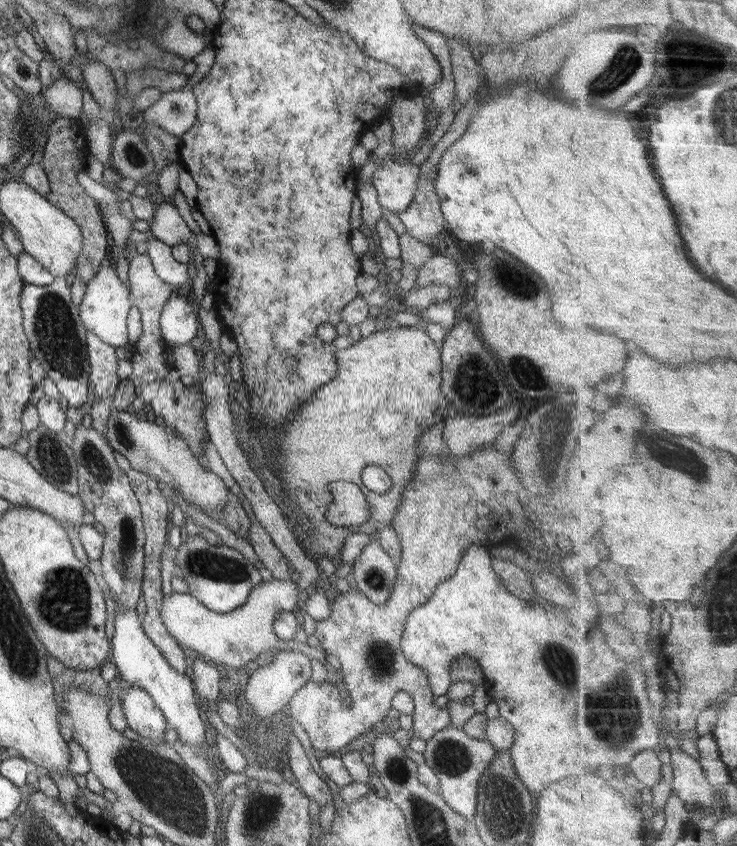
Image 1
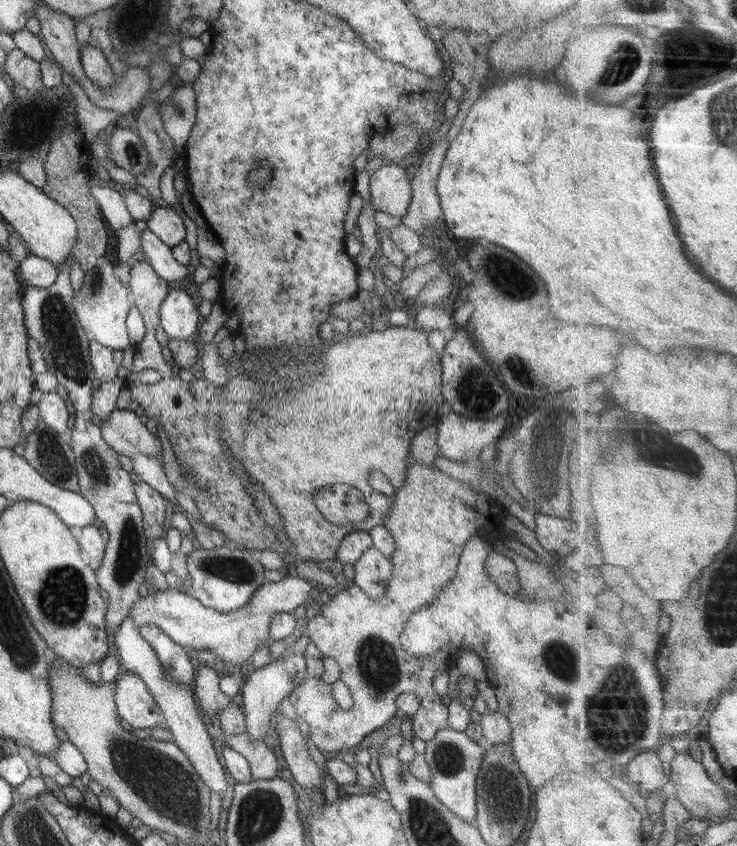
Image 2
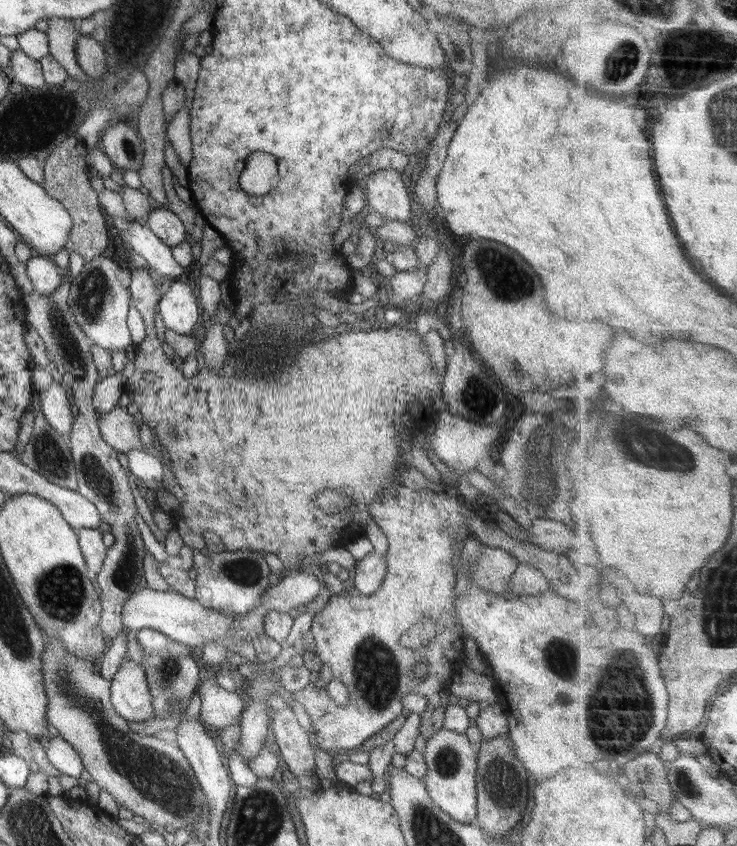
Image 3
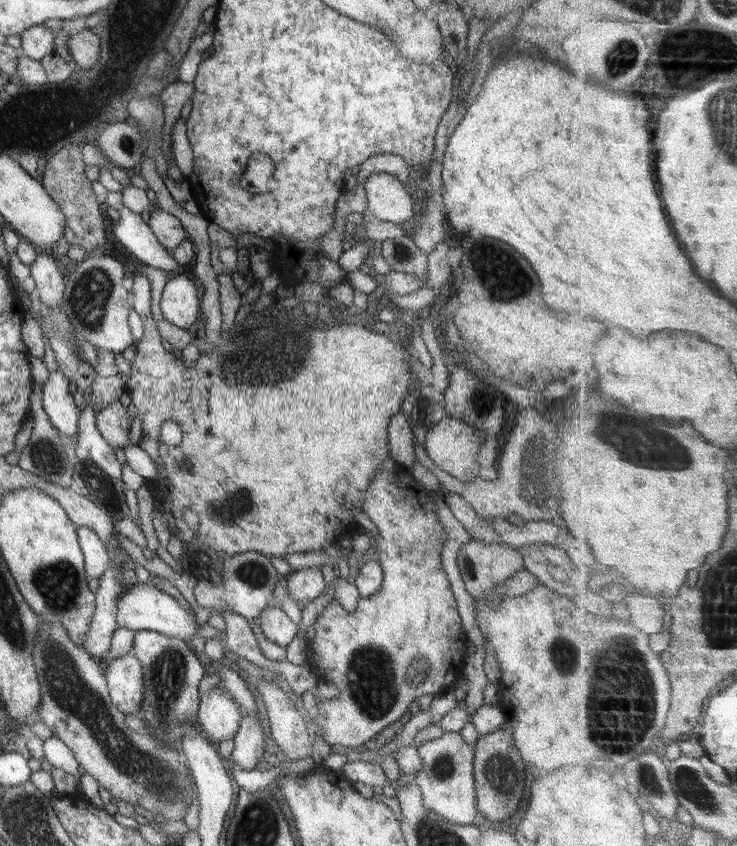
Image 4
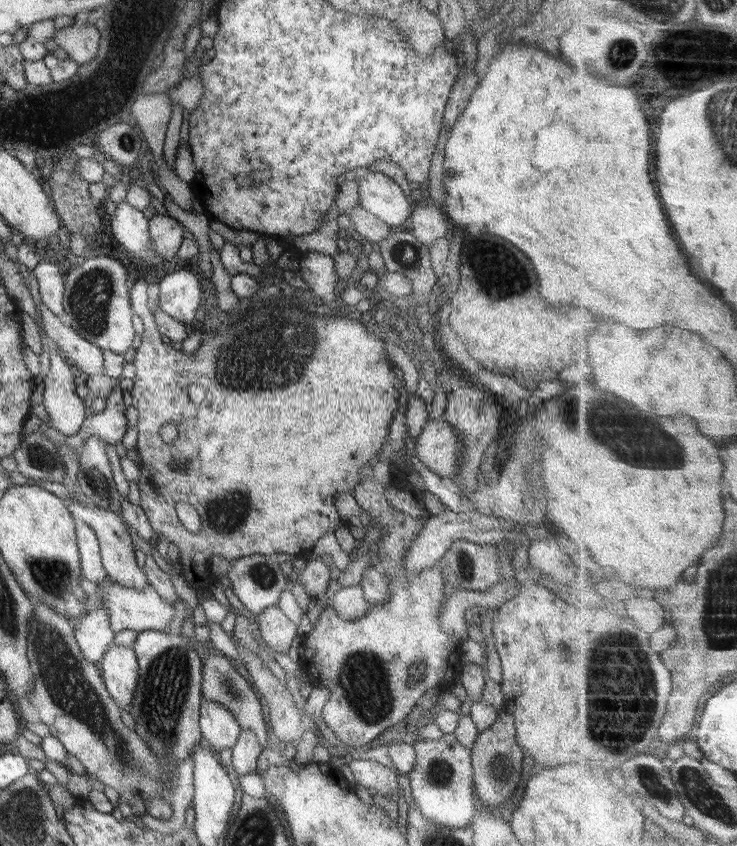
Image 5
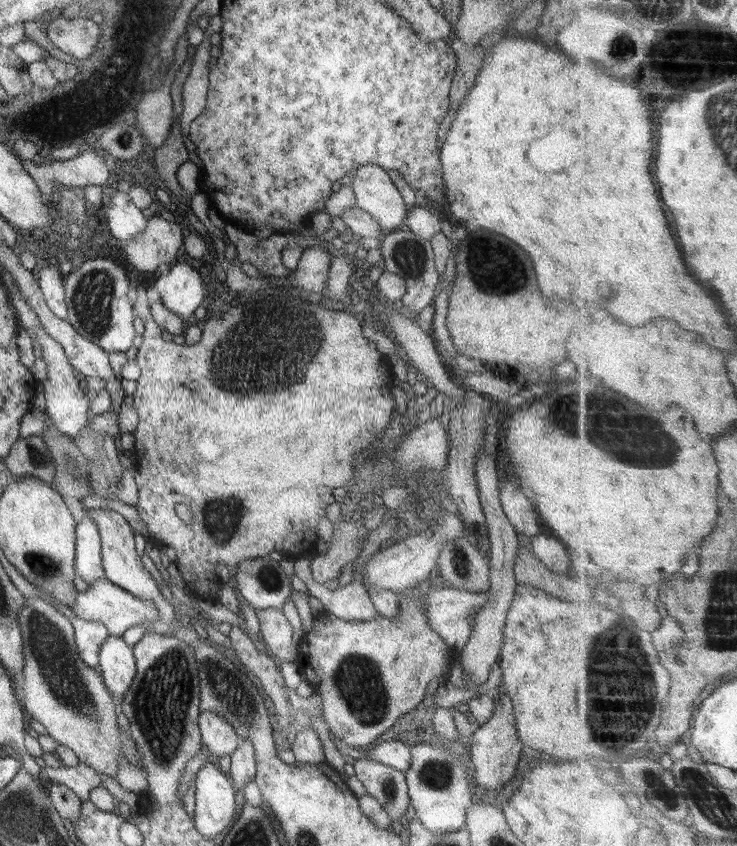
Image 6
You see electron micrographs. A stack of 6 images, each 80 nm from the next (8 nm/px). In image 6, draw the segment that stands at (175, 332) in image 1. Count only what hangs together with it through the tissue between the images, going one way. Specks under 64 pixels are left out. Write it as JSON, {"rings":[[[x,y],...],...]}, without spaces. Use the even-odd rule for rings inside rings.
{"rings":[[[175,263],[159,270],[154,287],[164,308],[184,322],[194,317],[195,308],[203,302],[199,273],[187,263]]]}

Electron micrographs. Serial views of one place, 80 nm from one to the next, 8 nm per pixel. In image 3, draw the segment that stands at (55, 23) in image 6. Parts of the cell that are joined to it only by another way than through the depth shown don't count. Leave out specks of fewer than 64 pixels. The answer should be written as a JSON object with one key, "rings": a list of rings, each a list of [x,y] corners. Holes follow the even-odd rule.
{"rings":[[[79,35],[75,41],[75,60],[77,65],[91,79],[99,79],[105,71],[105,53],[99,42],[89,35]]]}

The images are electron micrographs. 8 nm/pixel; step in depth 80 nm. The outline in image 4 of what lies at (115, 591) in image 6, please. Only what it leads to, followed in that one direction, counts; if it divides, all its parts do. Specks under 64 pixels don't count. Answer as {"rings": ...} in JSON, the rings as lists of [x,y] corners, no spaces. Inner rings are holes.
{"rings":[[[137,583],[123,592],[116,602],[116,625],[131,631],[148,630],[161,633],[169,638],[178,638],[188,643],[200,627],[195,623],[195,614],[190,615],[179,602],[163,591],[158,591],[151,583]]]}

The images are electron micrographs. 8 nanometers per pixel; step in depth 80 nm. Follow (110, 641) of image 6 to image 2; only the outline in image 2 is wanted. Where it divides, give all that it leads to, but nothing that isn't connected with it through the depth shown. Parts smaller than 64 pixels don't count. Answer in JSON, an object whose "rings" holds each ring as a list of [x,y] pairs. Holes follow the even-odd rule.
{"rings":[[[121,671],[117,679],[115,680],[114,690],[114,703],[116,708],[116,714],[125,720],[133,729],[135,728],[155,728],[159,722],[160,710],[155,704],[153,697],[149,694],[144,682],[134,674],[130,672]]]}

